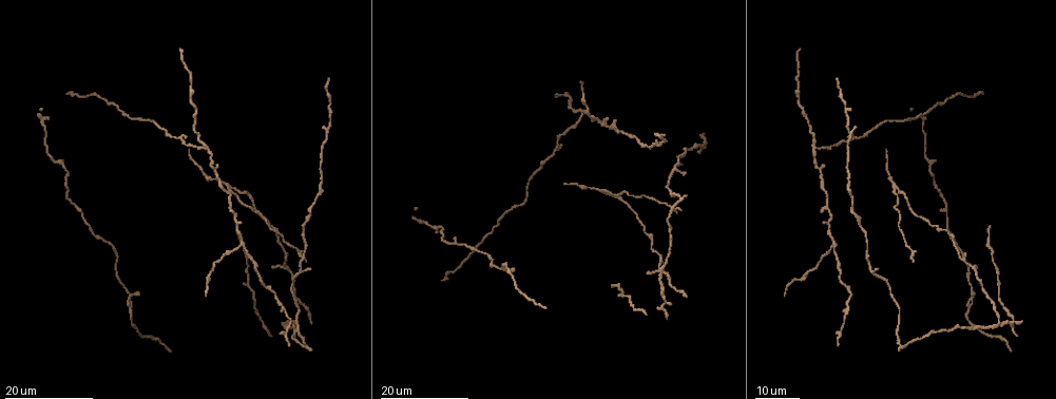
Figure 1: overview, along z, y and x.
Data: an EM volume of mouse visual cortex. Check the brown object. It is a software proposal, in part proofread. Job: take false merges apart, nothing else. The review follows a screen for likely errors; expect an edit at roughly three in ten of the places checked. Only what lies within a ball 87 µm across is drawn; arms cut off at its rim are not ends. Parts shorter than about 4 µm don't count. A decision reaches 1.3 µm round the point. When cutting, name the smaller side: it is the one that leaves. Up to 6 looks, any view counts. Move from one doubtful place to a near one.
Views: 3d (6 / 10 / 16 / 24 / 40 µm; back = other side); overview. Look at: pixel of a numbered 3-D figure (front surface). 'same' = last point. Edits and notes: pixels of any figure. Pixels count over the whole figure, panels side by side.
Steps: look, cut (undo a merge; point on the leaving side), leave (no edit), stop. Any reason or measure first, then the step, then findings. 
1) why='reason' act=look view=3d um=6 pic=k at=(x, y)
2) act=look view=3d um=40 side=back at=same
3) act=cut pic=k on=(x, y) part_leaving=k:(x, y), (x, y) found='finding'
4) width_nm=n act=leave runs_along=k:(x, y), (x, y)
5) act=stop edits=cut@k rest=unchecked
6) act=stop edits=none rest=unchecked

why='three-way junction' act=look view=3d um=24 pic=1 at=(130, 309)

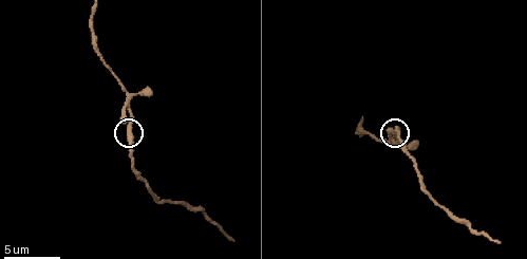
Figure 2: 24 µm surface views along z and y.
act=look view=3d um=10 pic=2 at=(393, 136)

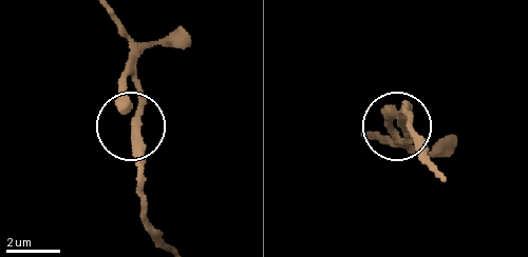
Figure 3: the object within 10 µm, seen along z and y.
width_nm=230 act=leave runs_along=3:(108, 14), (130, 47), (137, 195) found='one neuron here'

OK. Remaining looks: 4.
why='three arms meet' act=look view=3d um=16 pic=1 at=(998, 287)

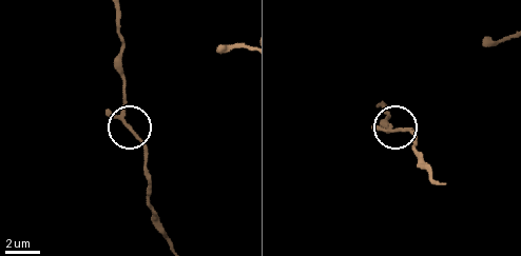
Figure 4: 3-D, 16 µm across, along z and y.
act=look view=3d um=6 pic=4 at=(125, 118)

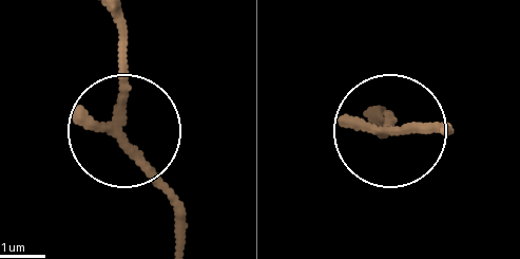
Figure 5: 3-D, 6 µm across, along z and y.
width_nm=170 act=leave found='one neuron here'

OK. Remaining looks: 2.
why='two arms in line, one across' act=look view=3d um=16 pic=1 at=(205, 147)

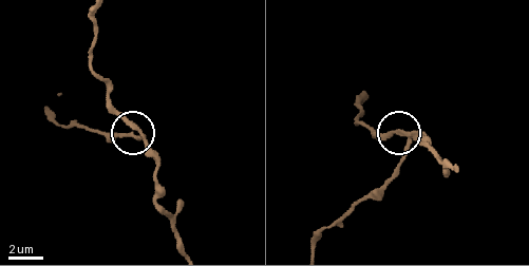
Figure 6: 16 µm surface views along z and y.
act=look view=3d um=10 pic=6 at=(142, 135)

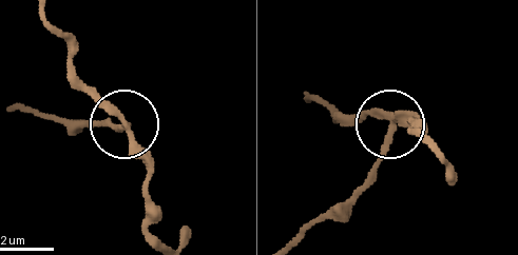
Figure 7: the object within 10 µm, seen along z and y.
width_nm=240 act=cut pic=7 on=(112, 128) found='two neurons meet here'

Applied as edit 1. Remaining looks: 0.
act=stop edits=cut@7 rest=unchecked

